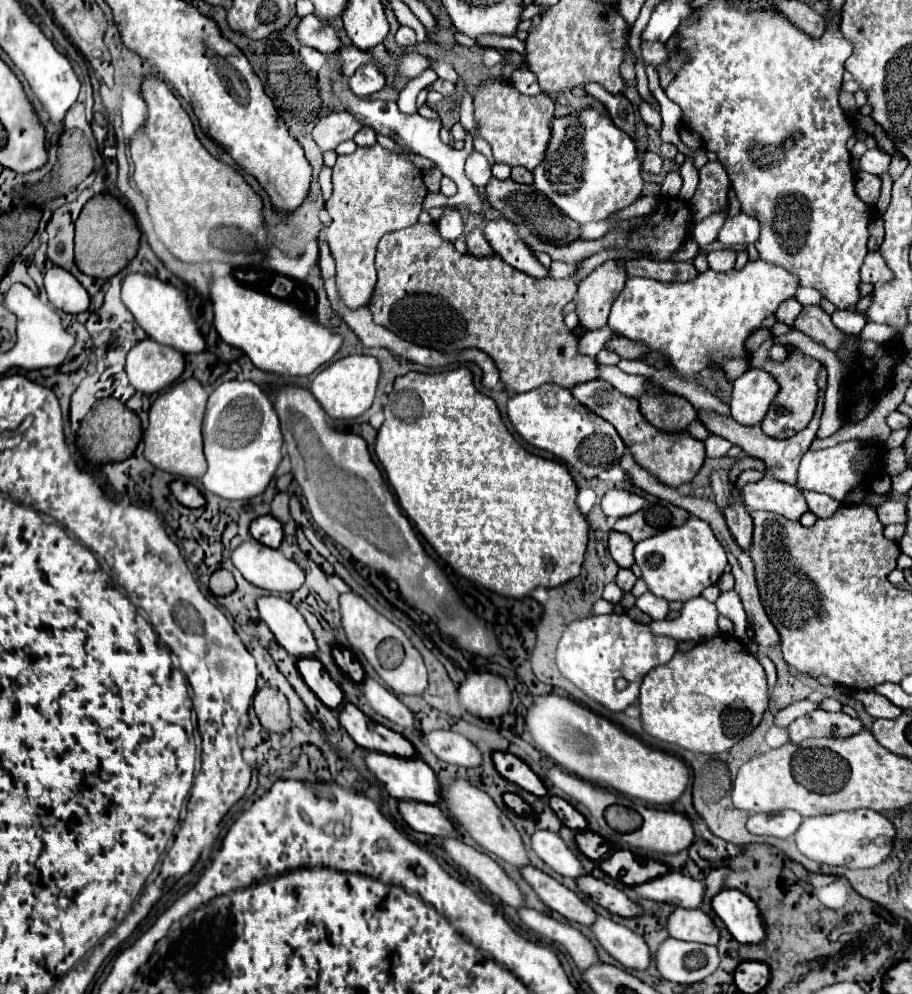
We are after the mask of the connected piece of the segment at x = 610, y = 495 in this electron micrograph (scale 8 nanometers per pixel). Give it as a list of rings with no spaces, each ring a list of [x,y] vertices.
[[[607,491],[607,495],[603,497],[603,513],[609,519],[619,519],[619,517],[627,517],[637,513],[641,507],[645,505],[645,499],[641,495],[629,493],[629,491]]]

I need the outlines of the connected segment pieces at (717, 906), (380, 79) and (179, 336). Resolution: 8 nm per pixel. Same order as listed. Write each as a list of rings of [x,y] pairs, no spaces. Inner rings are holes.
[[[725,889],[713,897],[713,911],[727,925],[729,933],[743,945],[757,945],[765,939],[761,913],[751,897],[737,889]]]
[[[365,63],[361,65],[353,77],[349,79],[349,89],[357,95],[357,97],[369,97],[377,91],[381,91],[385,87],[385,77],[379,71],[379,67],[375,63]]]
[[[141,273],[127,275],[121,283],[121,299],[127,305],[127,309],[133,313],[135,321],[157,343],[169,345],[181,353],[201,353],[205,349],[205,339],[199,333],[199,327],[195,325],[189,313],[189,303],[183,297],[183,293],[173,285],[161,283],[159,279],[153,279]]]

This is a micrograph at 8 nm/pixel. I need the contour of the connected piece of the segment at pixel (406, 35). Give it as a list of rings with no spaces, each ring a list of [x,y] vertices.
[[[399,27],[399,31],[395,33],[395,43],[401,45],[401,47],[411,47],[415,45],[415,31],[409,29],[409,27]]]

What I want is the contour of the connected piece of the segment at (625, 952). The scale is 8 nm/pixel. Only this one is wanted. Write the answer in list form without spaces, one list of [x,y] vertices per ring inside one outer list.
[[[597,917],[597,921],[591,925],[591,931],[599,945],[625,969],[645,971],[649,967],[651,953],[641,935],[605,917]]]

